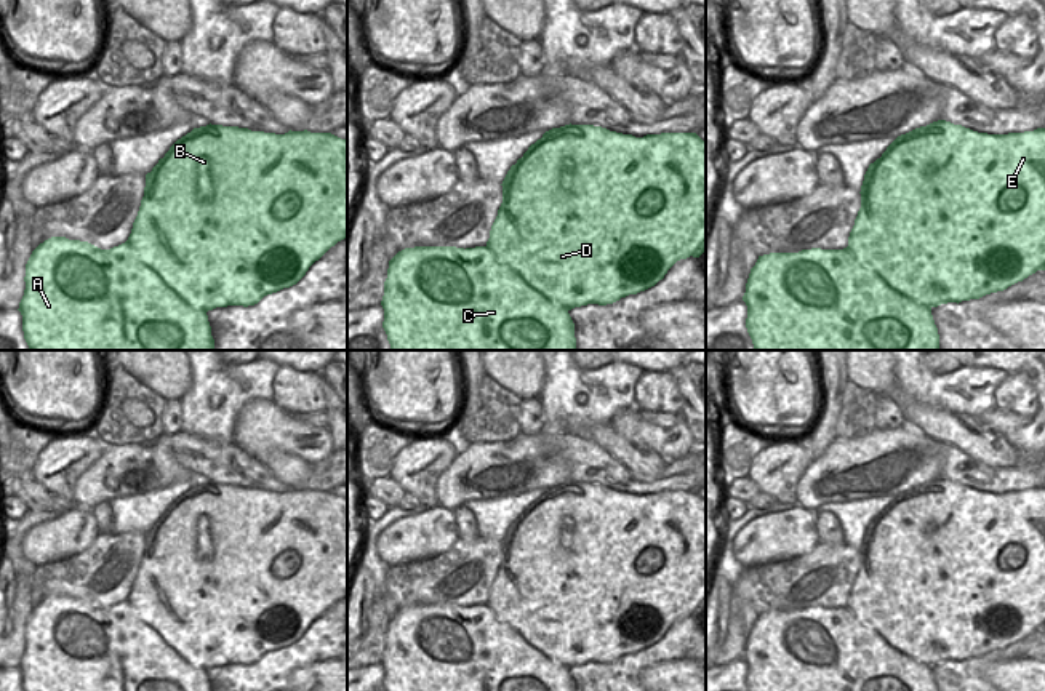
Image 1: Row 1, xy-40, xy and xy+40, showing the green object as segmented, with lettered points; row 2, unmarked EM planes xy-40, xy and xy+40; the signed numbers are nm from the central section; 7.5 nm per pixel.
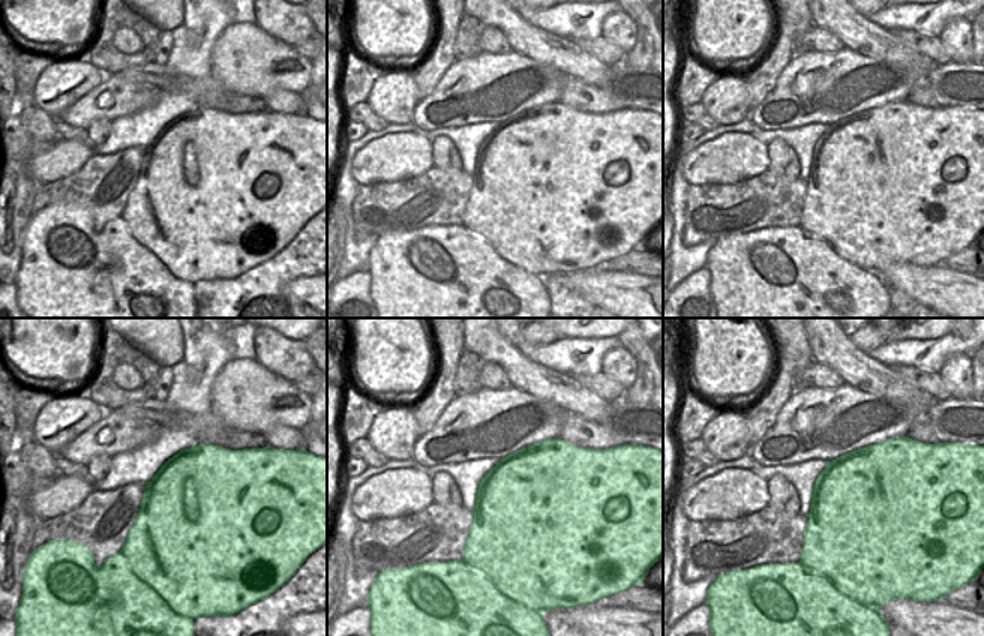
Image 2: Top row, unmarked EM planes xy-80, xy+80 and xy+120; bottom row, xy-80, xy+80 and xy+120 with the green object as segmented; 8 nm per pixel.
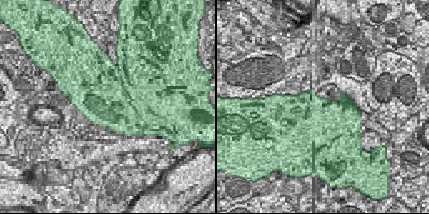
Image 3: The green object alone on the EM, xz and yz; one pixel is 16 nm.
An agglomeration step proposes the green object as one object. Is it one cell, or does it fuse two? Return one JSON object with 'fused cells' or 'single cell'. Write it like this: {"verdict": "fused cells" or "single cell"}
{"verdict": "fused cells"}

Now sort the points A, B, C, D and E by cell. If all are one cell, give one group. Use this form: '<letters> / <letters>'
A C / B D E

